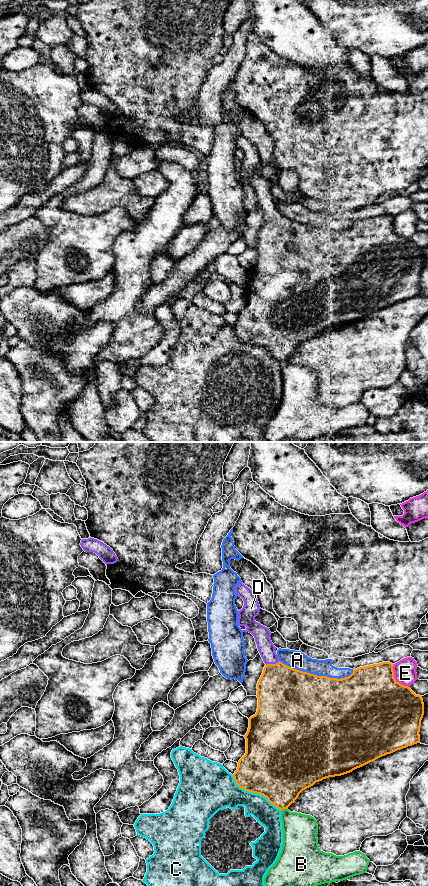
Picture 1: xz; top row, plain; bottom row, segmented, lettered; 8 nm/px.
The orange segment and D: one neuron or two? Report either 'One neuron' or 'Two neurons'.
One neuron

